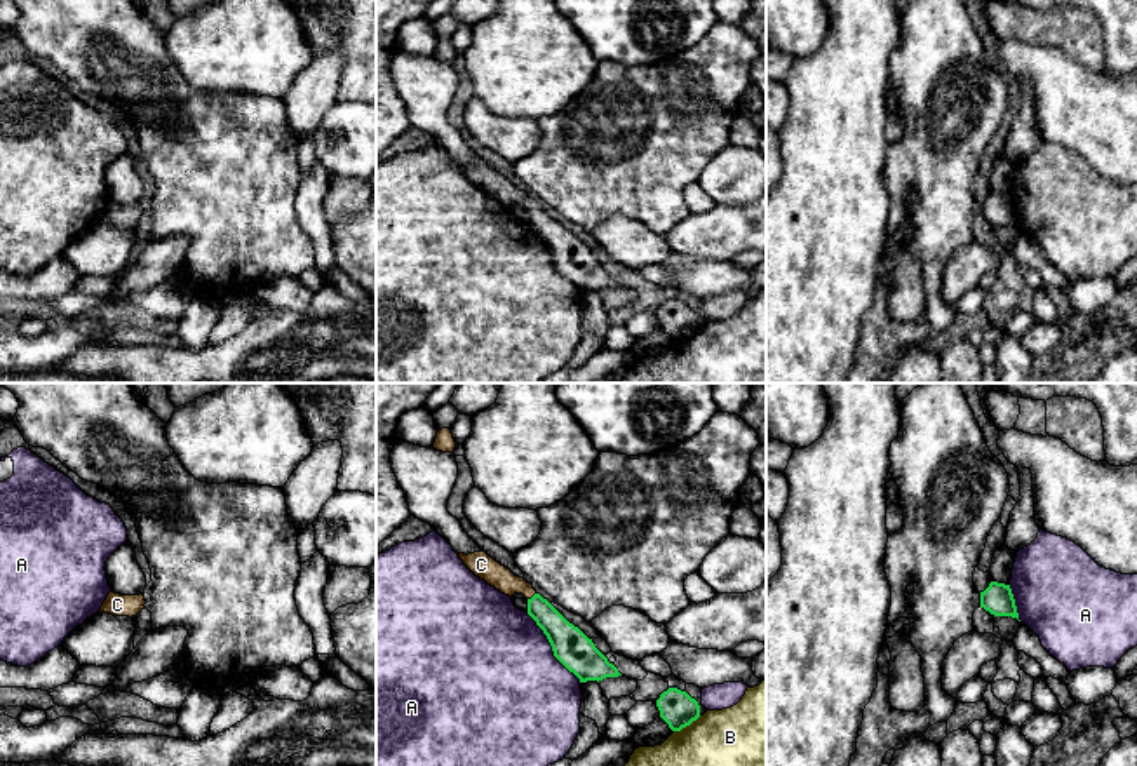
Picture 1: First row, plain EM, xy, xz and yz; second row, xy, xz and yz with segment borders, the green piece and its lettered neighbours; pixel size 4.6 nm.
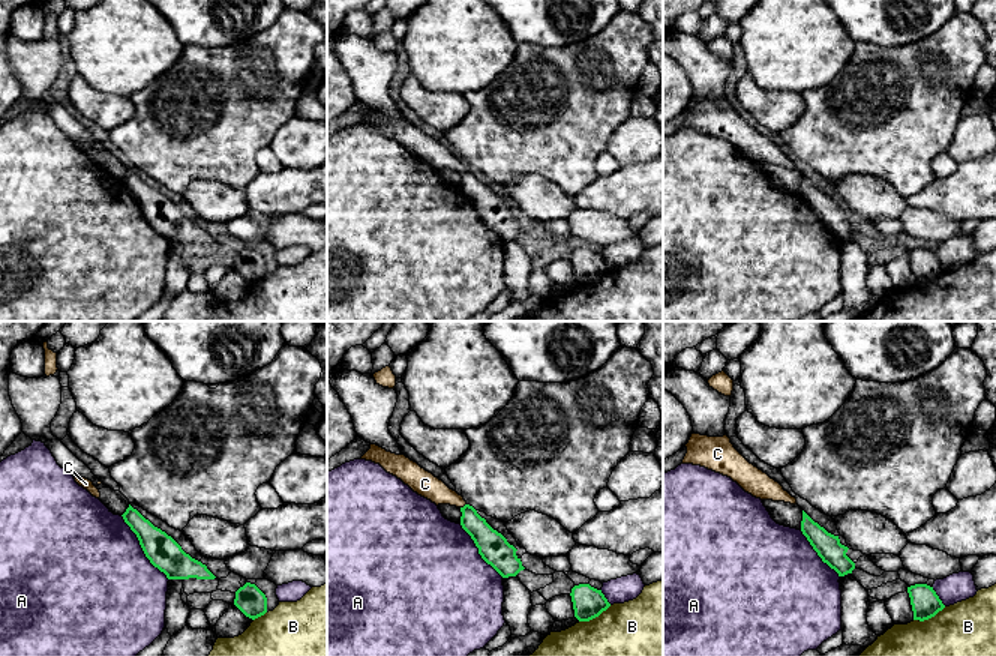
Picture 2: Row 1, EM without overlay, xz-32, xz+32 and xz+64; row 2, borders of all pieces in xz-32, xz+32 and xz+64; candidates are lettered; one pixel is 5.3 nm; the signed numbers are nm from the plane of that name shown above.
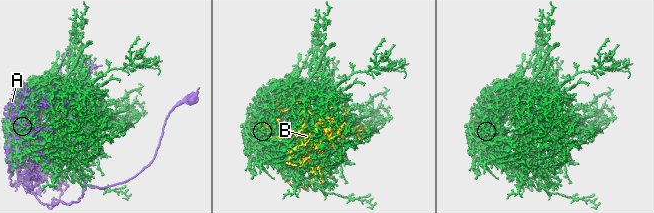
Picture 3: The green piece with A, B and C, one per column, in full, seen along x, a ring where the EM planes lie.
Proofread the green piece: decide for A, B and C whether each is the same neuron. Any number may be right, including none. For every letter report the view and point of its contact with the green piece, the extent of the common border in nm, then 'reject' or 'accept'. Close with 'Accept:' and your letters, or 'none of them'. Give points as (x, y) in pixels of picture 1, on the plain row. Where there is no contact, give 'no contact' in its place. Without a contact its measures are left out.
A: meets green in xz at (552, 258); contact 420 nm long; reject
B: meets green in xz at (686, 335); contact 150 nm long; reject
C: meets green in xz at (533, 206); contact 50 nm long; accept
Accept: C

